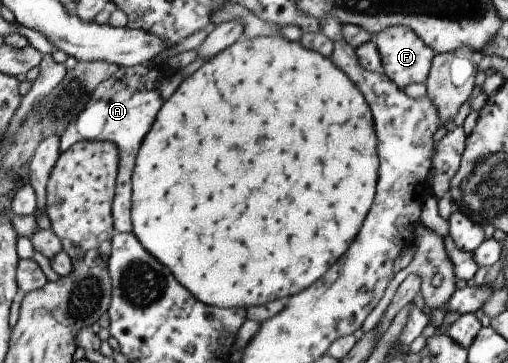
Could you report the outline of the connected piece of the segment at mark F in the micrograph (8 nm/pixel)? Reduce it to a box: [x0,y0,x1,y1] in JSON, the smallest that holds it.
[372,26,435,90]

